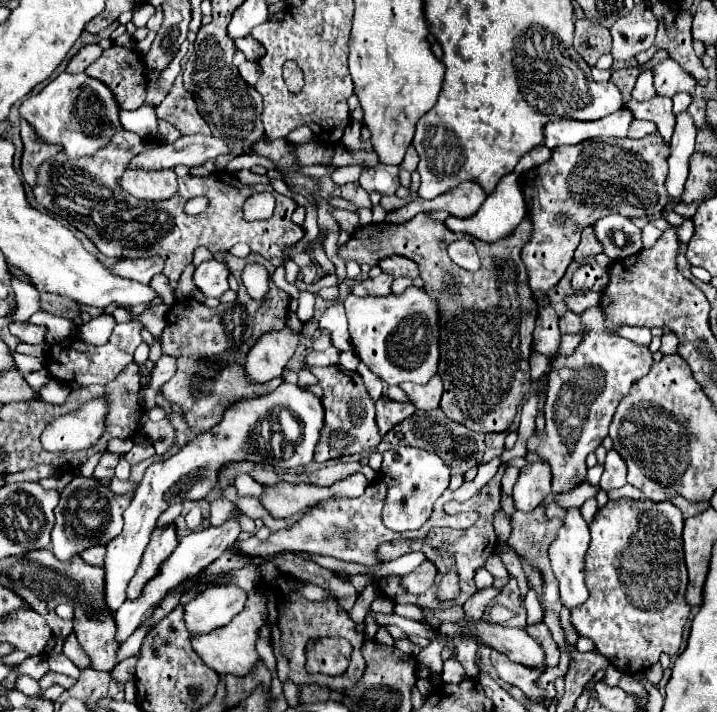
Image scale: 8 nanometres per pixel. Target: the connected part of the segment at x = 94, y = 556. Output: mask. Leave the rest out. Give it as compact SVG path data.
M95 546L95 548L87 548L81 552L81 558L91 564L91 566L103 566L103 558L105 558L105 546Z

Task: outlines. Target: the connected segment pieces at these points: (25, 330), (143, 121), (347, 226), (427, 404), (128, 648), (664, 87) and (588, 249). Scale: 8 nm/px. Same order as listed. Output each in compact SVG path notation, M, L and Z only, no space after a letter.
M11 322L9 330L15 338L19 338L19 342L27 342L27 344L41 344L45 340L45 326L35 326L31 322Z
M143 104L137 110L121 110L119 112L119 122L123 130L131 130L139 134L141 138L155 138L157 136L157 118L155 118L155 108L149 104Z
M335 209L333 216L338 221L341 229L348 234L353 234L355 229L360 227L359 217L355 212L351 212L345 209Z
M433 376L427 384L413 384L413 382L407 382L407 384L401 384L399 386L407 398L411 400L411 404L419 410L433 410L433 408L439 408L439 400L441 400L441 394L443 394L443 384L441 384L441 378L439 376Z
M152 616L147 618L142 626L139 626L135 632L125 642L123 642L123 644L121 644L117 652L117 663L136 655L139 652L143 639L147 633L147 624L151 618Z
M673 58L659 62L653 68L653 88L659 96L673 96L677 92L693 92L697 80L691 78Z
M587 226L581 234L581 244L575 250L575 258L589 258L589 256L597 256L599 252L603 252L603 246L597 244L597 236L593 232L593 226Z

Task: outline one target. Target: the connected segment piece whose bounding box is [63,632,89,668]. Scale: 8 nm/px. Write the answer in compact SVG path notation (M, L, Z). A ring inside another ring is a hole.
M73 632L63 642L63 654L79 668L87 668L89 666L87 654L83 652L83 648L81 648L81 644L79 644L79 640L77 640L77 636Z

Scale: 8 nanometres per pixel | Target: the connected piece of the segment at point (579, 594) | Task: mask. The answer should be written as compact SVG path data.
M569 508L563 520L563 526L557 532L557 538L549 546L549 560L559 580L561 601L569 610L583 604L589 597L589 591L585 588L585 574L583 574L583 560L585 560L587 548L589 548L589 526L583 520L579 508Z

